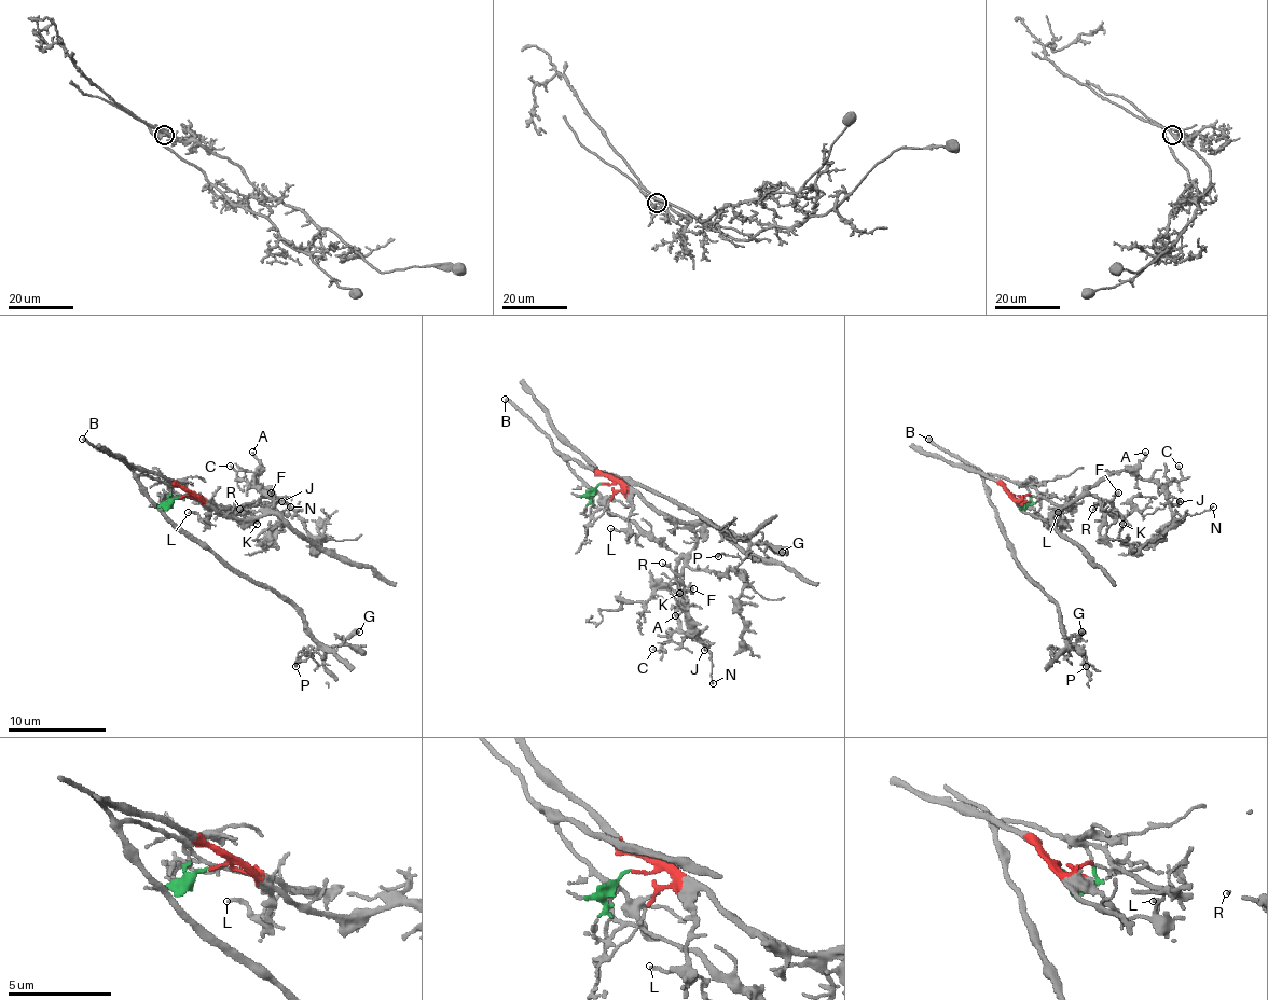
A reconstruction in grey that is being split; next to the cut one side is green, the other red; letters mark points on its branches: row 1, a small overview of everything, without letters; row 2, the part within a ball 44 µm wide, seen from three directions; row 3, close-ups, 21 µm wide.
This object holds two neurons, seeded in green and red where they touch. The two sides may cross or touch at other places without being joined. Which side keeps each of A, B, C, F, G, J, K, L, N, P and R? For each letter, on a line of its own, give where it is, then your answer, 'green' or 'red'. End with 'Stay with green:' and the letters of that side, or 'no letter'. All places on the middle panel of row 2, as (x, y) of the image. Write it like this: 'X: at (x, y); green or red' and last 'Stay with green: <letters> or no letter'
A: at (675, 615); red
B: at (505, 399); green
C: at (652, 649); red
F: at (693, 588); red
G: at (782, 552); green
J: at (704, 650); red
K: at (679, 593); red
L: at (610, 528); red
N: at (713, 683); red
P: at (718, 556); green
R: at (662, 563); red
Stay with green: B, G, P

